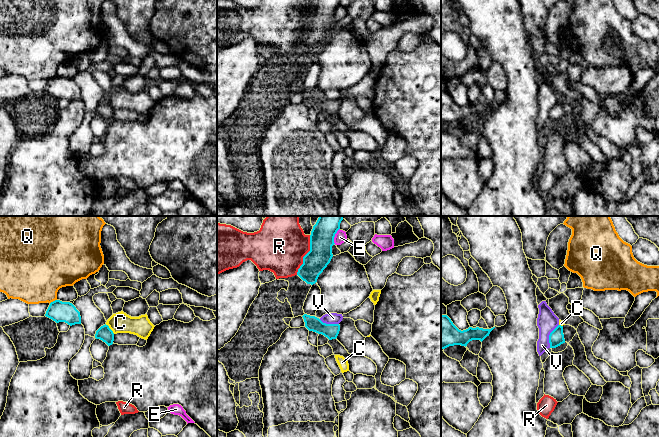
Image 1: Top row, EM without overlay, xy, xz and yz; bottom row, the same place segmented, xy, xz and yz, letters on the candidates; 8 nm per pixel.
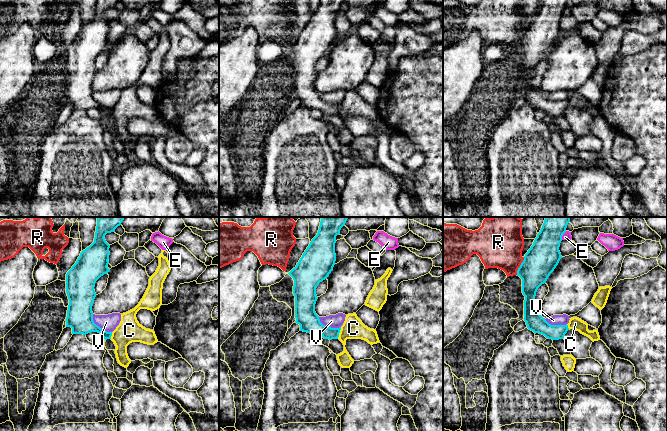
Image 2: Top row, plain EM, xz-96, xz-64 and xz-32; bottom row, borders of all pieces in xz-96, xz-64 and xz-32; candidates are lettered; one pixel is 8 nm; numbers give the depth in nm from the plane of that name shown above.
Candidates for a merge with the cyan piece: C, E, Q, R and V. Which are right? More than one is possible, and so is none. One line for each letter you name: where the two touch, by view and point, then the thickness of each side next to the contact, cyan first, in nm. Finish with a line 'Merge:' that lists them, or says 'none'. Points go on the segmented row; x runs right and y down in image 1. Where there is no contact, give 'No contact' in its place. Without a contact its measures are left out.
Merge: none

